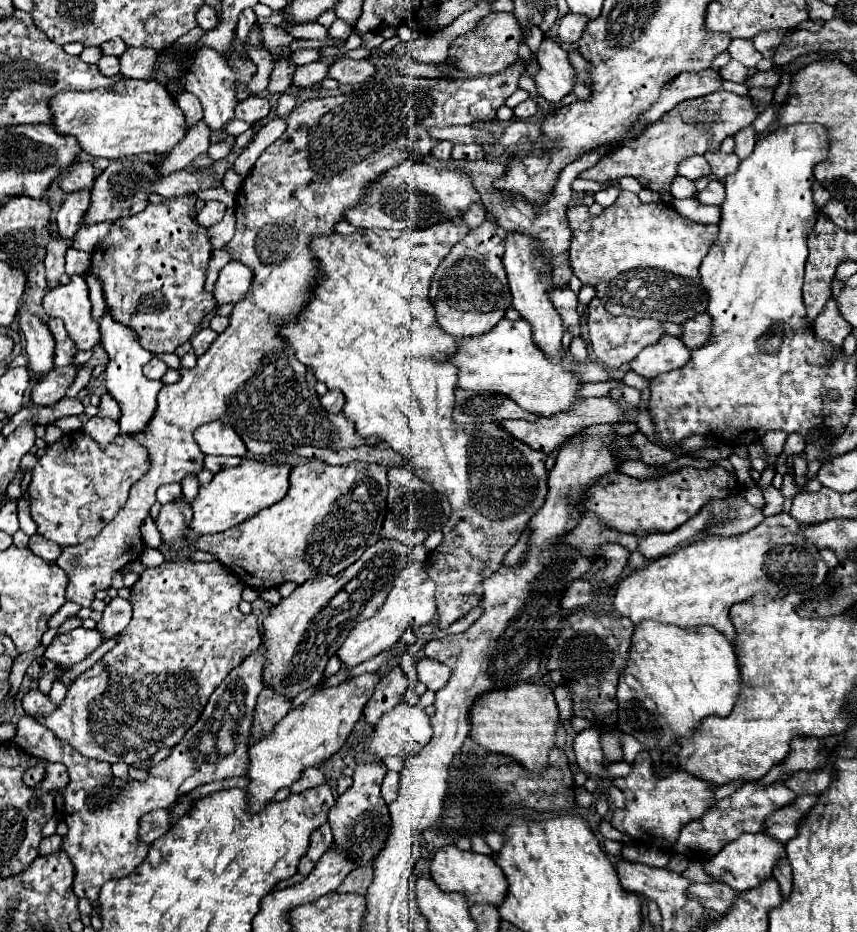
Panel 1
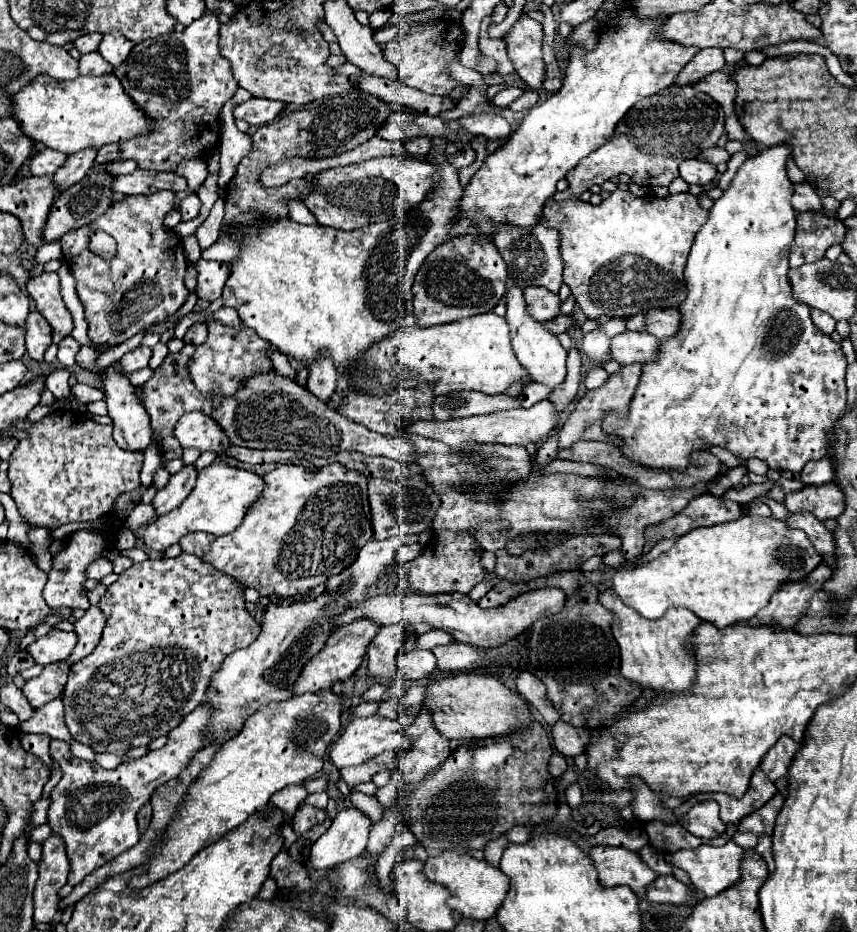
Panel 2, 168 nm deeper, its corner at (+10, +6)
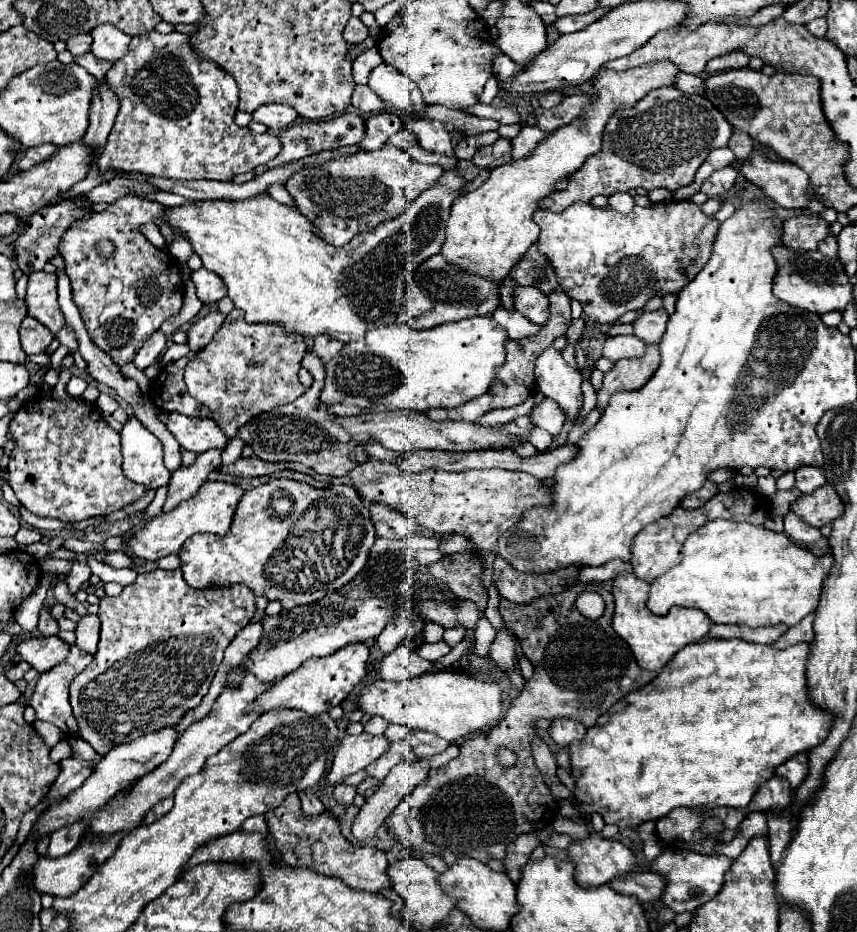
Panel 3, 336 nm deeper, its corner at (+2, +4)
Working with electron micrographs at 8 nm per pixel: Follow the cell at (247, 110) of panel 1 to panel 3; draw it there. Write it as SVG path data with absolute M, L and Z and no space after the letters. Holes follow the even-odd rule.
M262 104L252 112L252 120L266 124L270 130L288 128L296 118L296 110L288 104Z

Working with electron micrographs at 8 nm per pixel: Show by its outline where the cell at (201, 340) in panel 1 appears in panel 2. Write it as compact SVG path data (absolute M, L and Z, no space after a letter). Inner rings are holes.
M196 322L196 324L192 324L192 326L188 328L188 332L186 332L186 336L184 336L184 342L198 346L198 344L202 344L202 342L206 340L206 336L208 336L206 322Z

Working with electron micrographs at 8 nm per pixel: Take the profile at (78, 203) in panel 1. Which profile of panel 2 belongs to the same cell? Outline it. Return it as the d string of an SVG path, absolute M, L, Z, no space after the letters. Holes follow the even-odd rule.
M86 148L86 152L70 154L70 156L66 158L66 164L62 164L62 168L58 168L58 172L54 172L54 182L58 184L58 188L60 188L60 190L66 190L66 188L70 188L72 184L80 182L80 180L86 176L86 172L94 166L96 152L98 152L98 150Z

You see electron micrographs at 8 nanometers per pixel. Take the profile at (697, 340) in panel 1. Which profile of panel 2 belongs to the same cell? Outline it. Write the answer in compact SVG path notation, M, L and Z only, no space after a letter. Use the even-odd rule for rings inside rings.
M656 308L646 314L646 328L652 336L658 336L658 340L664 340L668 336L674 336L680 326L680 312L676 308Z

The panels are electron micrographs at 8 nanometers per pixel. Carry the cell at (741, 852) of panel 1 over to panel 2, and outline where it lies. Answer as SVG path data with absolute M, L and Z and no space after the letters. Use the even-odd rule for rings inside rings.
M726 842L724 846L708 846L708 844L702 844L700 848L694 848L694 850L678 850L678 852L672 852L672 854L666 854L666 862L670 862L672 866L678 866L682 868L692 884L706 896L714 896L722 890L726 890L728 886L732 886L736 880L740 880L740 858L742 858L742 848L736 844L736 842Z

